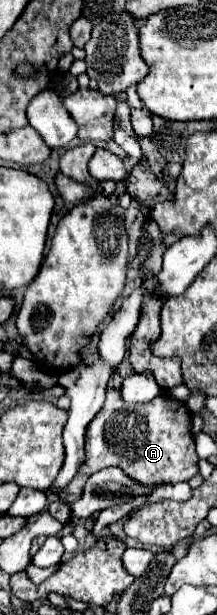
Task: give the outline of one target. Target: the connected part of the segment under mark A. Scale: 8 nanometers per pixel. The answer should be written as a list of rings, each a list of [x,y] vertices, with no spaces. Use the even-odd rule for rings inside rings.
[[[109,390],[105,406],[97,414],[97,418],[89,424],[87,440],[85,440],[85,462],[75,482],[65,490],[59,490],[53,485],[50,491],[56,493],[66,503],[72,504],[81,497],[87,478],[103,468],[117,466],[125,470],[125,474],[135,480],[137,484],[145,486],[161,486],[161,484],[175,484],[193,478],[197,468],[197,452],[195,440],[189,430],[191,412],[187,404],[171,398],[159,396],[153,402],[139,406],[139,404],[125,404],[121,400],[119,390]]]

